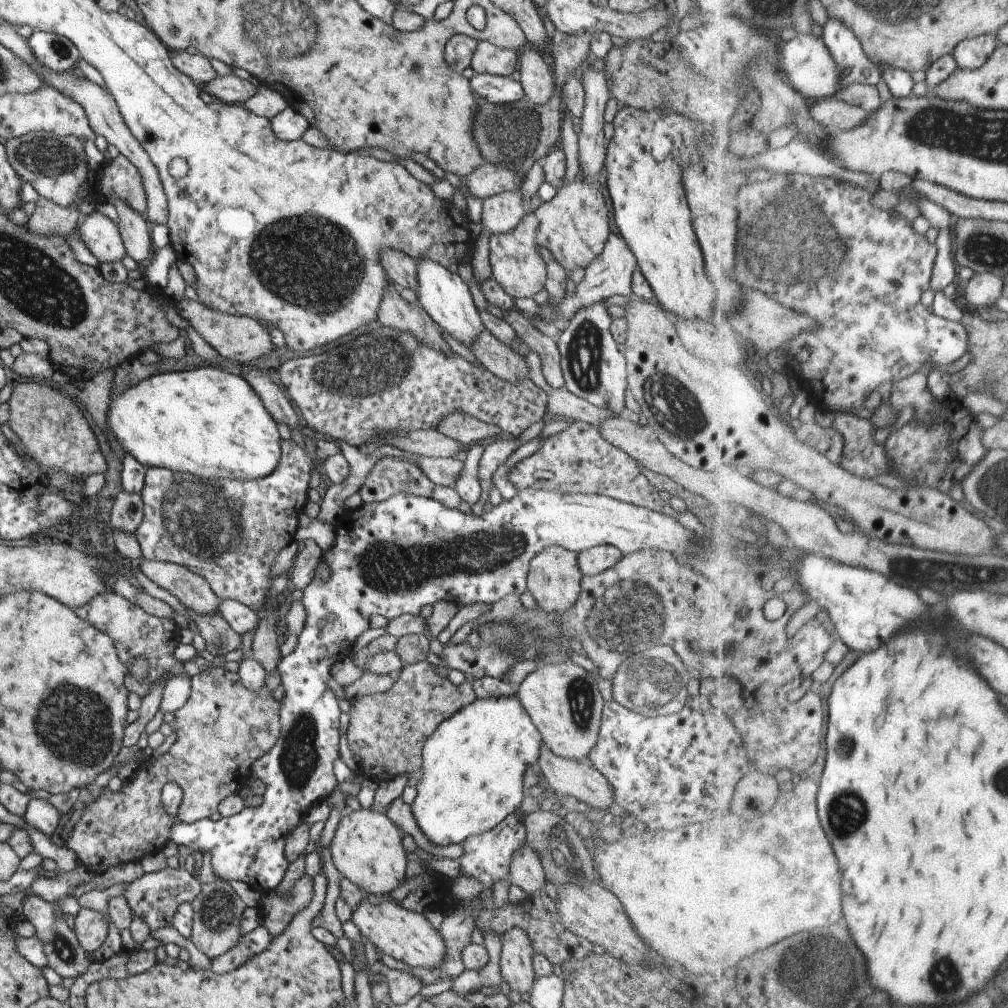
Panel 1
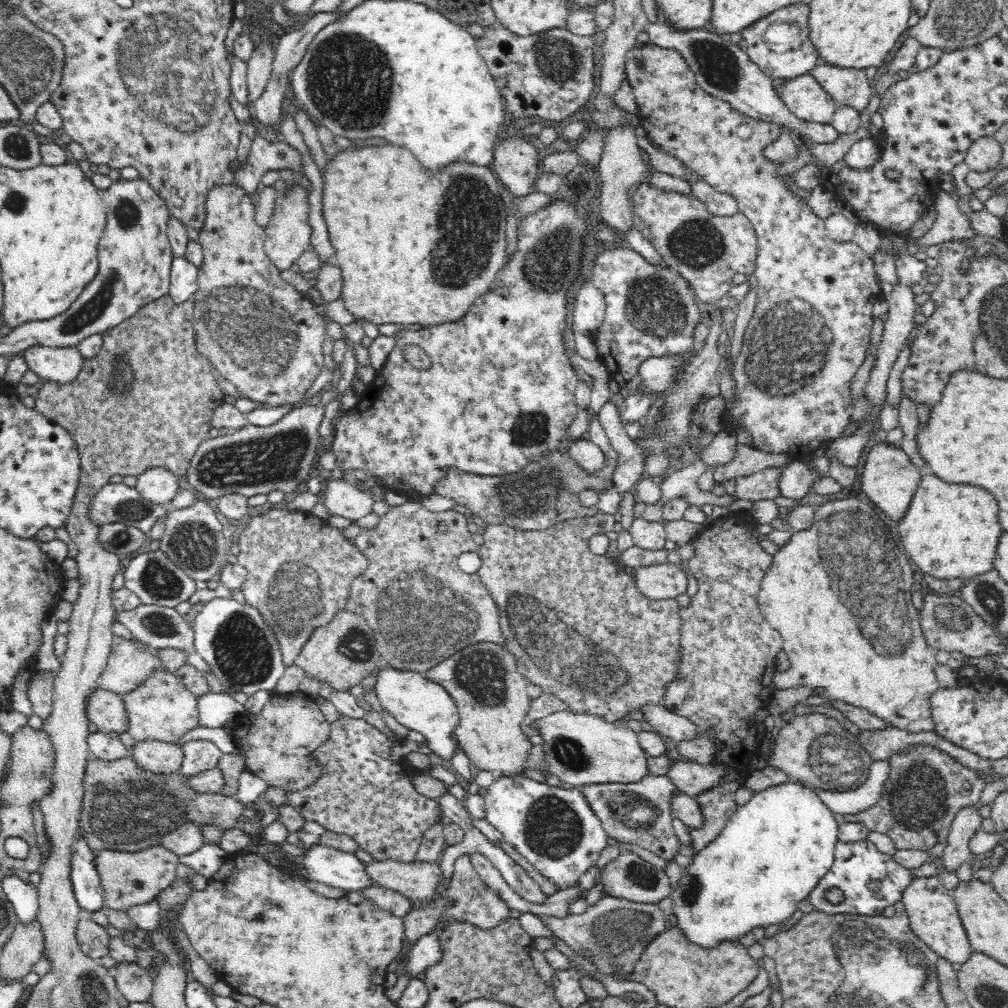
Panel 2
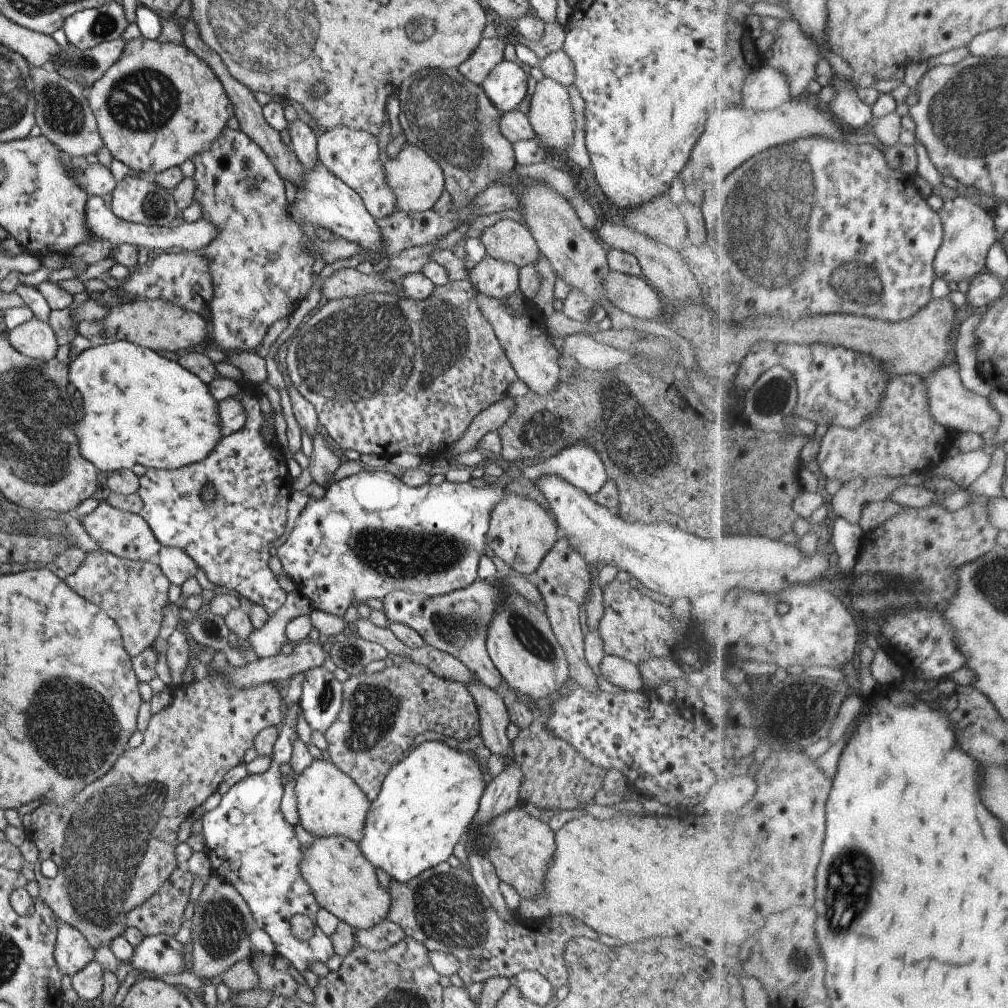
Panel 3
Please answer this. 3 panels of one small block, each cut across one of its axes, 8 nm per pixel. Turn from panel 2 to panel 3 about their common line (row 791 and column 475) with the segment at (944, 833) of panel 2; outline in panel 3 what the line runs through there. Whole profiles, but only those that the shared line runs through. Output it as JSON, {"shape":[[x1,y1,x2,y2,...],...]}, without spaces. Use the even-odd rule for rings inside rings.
{"shape":[[463,858,459,860,461,867,451,868,444,861,405,883,391,879,386,919,399,926,405,937,415,940,428,952,443,951,457,958,457,975,463,981,463,988,494,975,512,980,519,972,527,970,537,972,558,990,568,979,564,954,567,949,565,944,570,939,579,935,611,948,620,946,616,938,596,933,589,925,565,915,527,921,514,912,512,918,503,923,473,883,468,874,469,862]]}

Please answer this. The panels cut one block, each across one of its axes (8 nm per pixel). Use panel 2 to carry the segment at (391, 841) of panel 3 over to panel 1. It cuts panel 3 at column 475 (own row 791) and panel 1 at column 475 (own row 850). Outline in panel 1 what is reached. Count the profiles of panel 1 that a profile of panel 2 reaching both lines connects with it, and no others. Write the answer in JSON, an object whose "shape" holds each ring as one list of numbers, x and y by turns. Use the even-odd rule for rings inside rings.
{"shape":[[507,696,498,697,498,698,477,698,475,702,463,706,459,712,455,712,453,716,447,718,444,722,441,722,435,730,432,731,432,734,425,740,423,747,421,748,421,763,418,764,418,770,421,772,421,776,415,784,416,795,411,803,411,814,423,838,427,838,427,842,435,844,435,846,445,846,451,844,461,844,468,837,473,835,479,835,487,830,491,830,493,826,496,826,506,818,509,814,515,813,515,810,520,806,522,798,522,782,527,766,531,765,535,768,537,763,537,758,539,758,539,748,541,748,541,738,539,732,535,730,535,726,531,724,525,710,519,704,517,696]]}

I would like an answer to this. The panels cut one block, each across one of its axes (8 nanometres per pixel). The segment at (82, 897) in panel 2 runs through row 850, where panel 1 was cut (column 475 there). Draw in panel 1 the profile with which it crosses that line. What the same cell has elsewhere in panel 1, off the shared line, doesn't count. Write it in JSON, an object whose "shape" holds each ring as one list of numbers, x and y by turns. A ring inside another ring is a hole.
{"shape":[[474,73,468,82,472,92,491,104,508,104,524,98,519,82,509,77]]}

